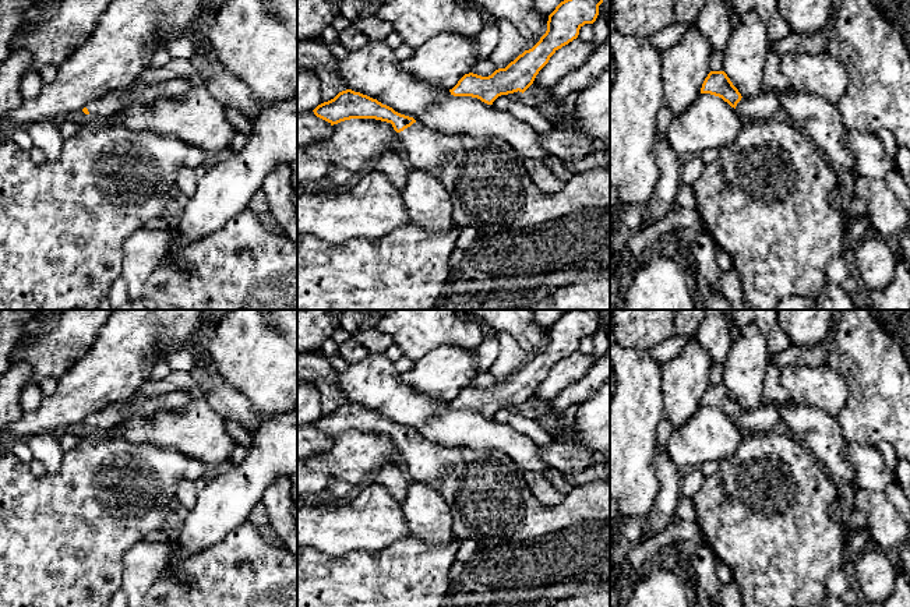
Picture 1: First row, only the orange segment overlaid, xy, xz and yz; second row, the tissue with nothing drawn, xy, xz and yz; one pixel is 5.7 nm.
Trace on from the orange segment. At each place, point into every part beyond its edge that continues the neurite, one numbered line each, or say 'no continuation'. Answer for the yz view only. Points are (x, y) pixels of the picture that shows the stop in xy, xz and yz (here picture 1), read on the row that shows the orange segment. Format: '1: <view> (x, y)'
1: yz (764, 106)

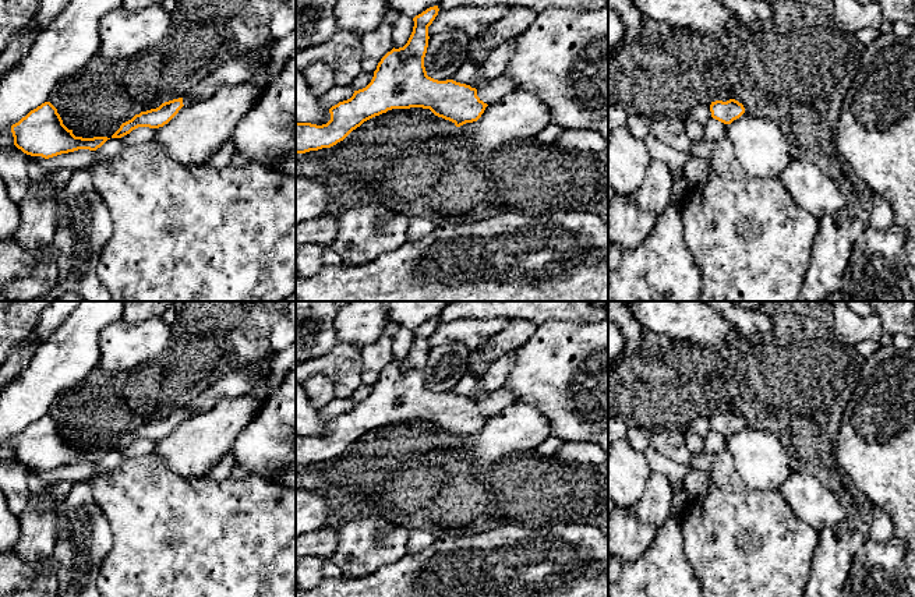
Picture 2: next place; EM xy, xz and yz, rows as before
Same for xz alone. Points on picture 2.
no continuation

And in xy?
1: xy (237, 71)

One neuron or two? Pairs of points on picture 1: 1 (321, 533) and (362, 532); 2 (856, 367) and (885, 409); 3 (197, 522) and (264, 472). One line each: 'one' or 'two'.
1: one
2: one
3: one

